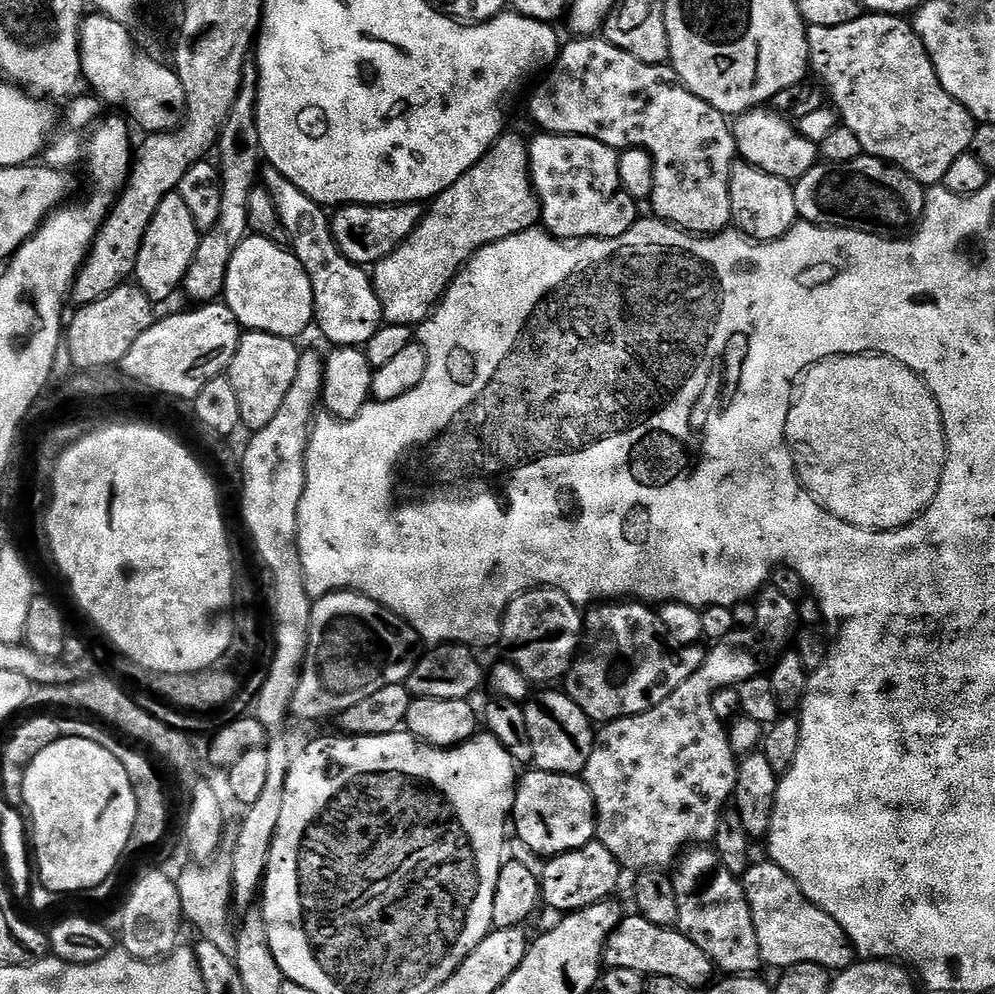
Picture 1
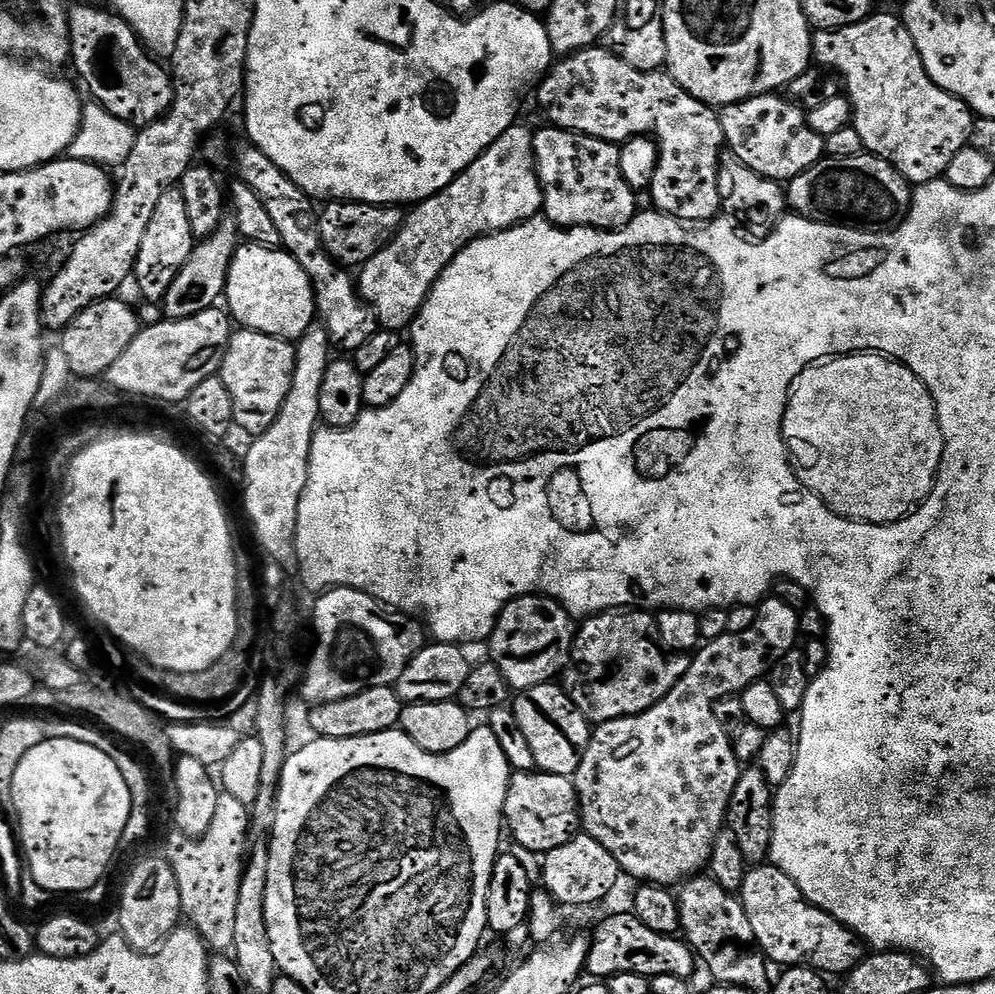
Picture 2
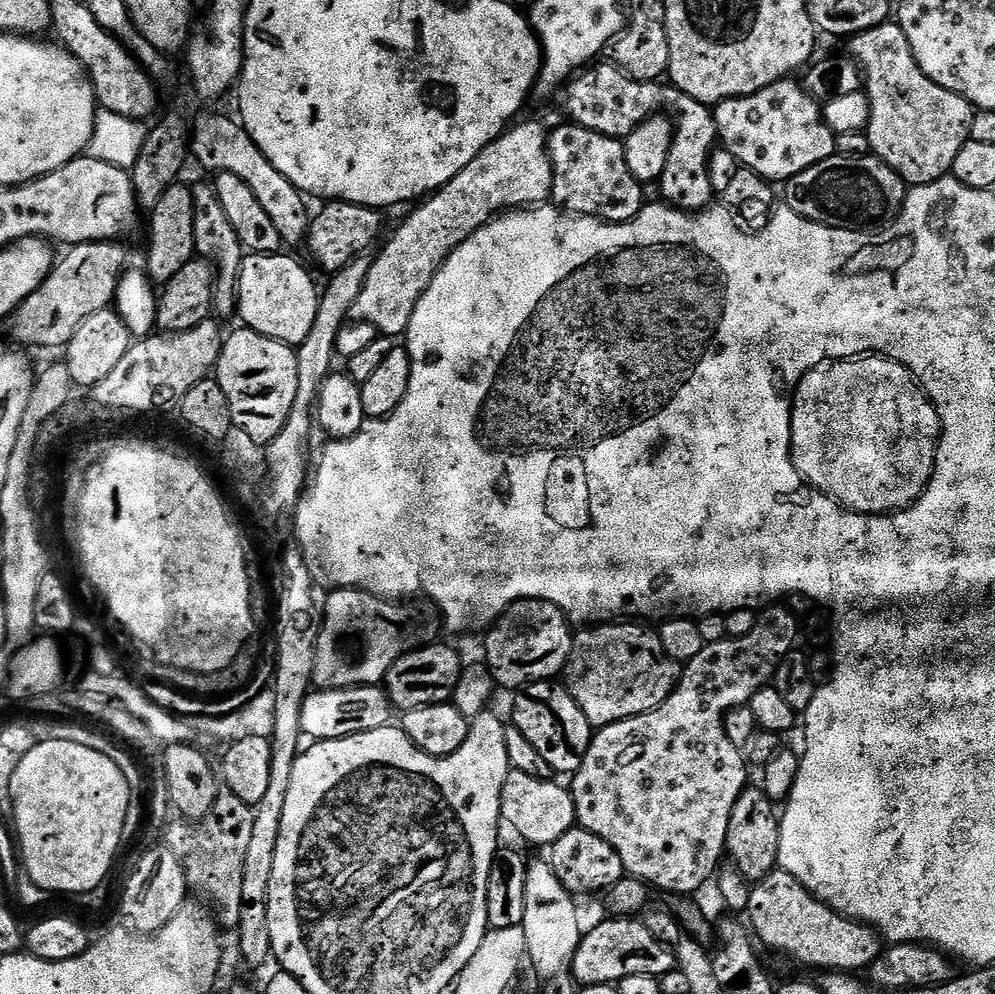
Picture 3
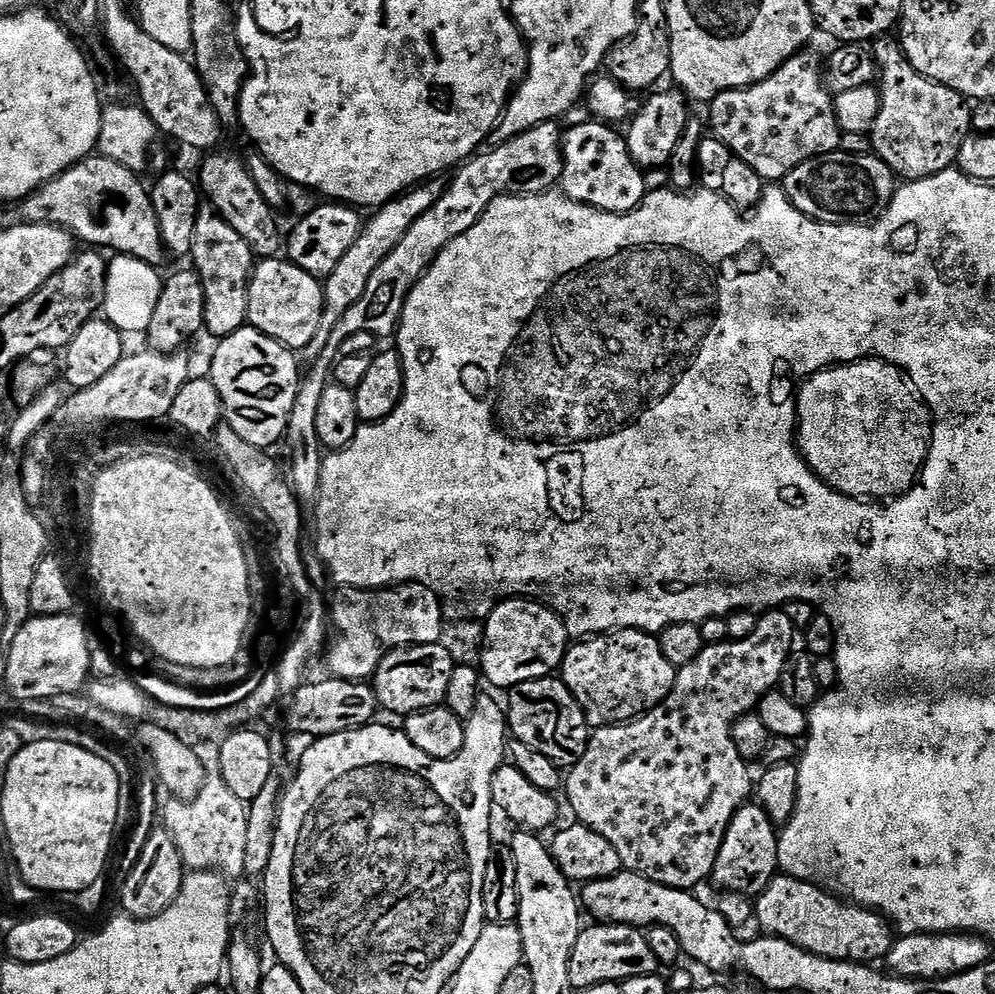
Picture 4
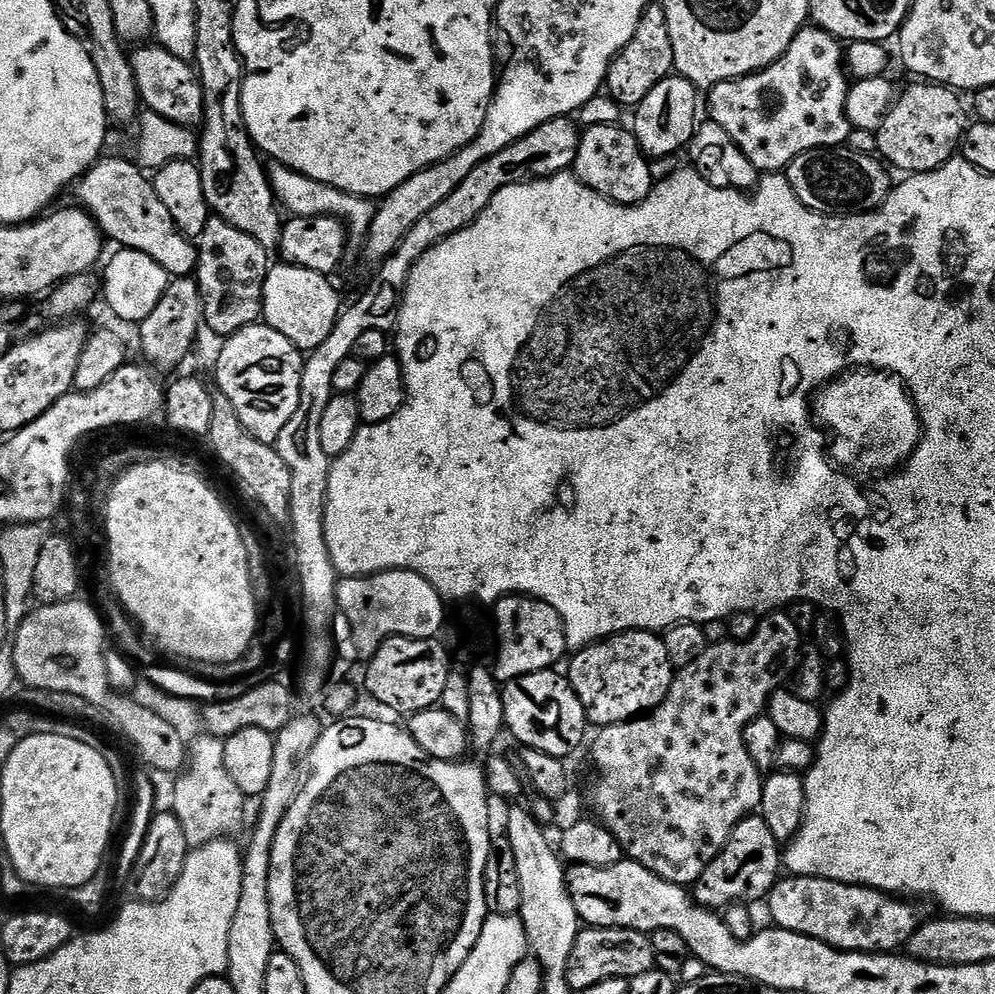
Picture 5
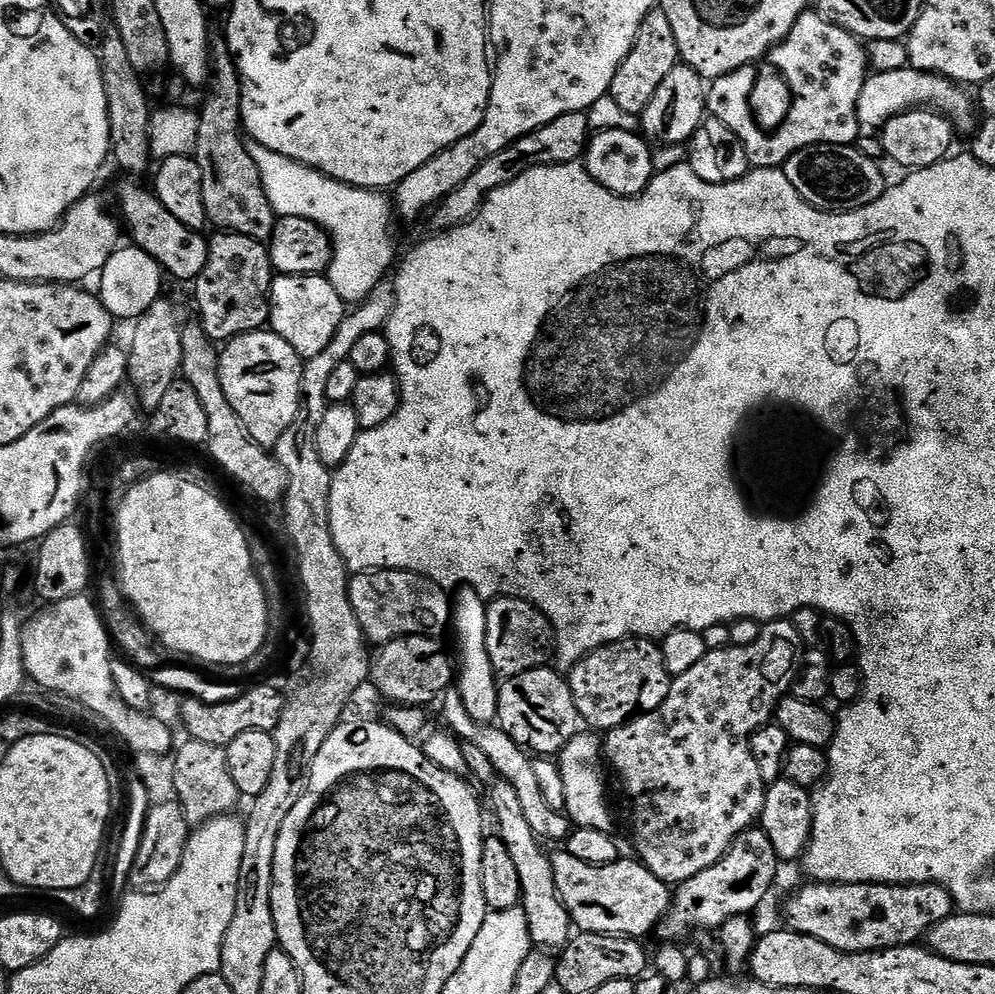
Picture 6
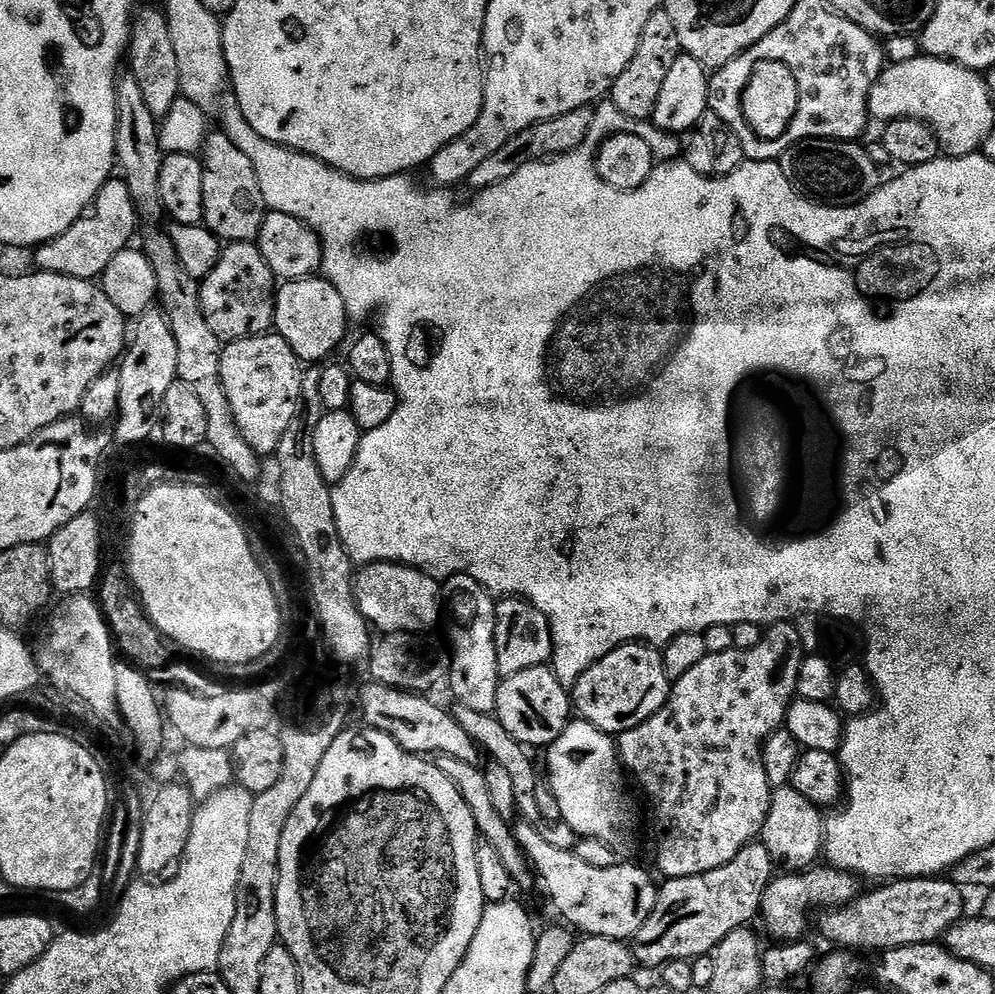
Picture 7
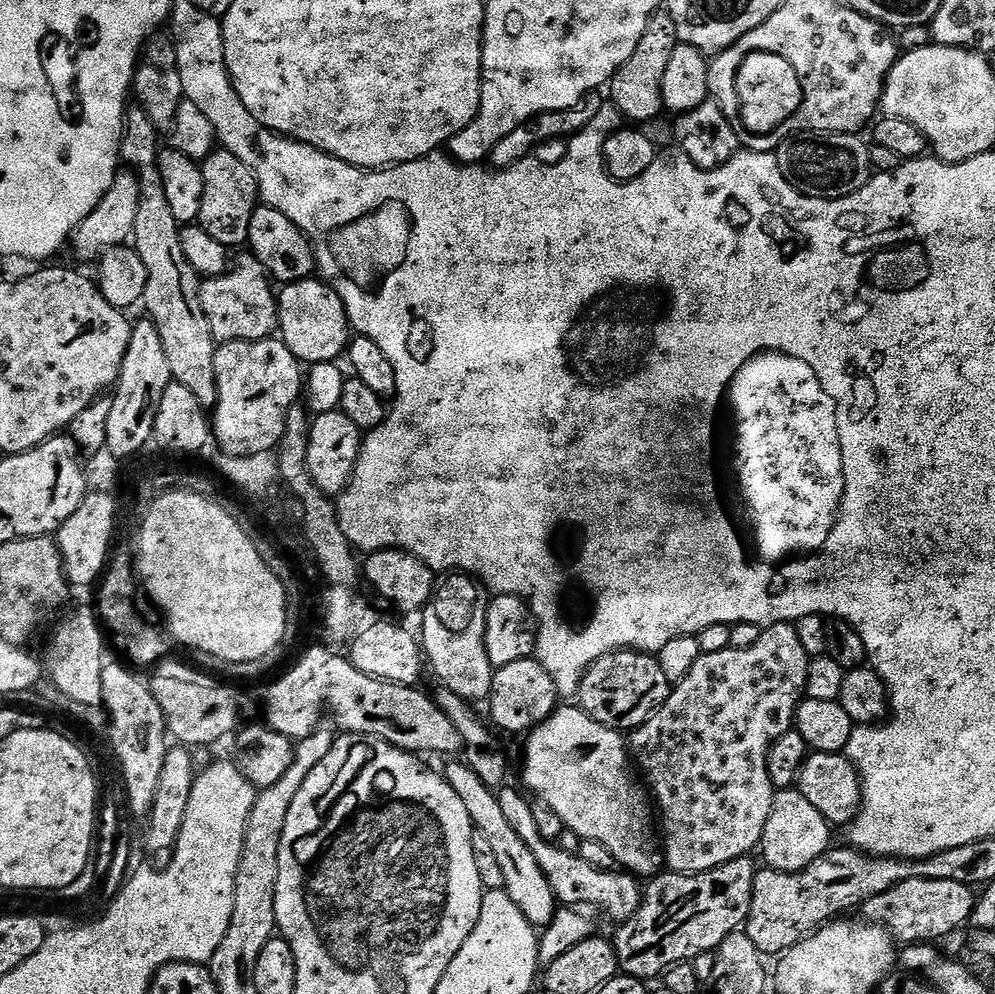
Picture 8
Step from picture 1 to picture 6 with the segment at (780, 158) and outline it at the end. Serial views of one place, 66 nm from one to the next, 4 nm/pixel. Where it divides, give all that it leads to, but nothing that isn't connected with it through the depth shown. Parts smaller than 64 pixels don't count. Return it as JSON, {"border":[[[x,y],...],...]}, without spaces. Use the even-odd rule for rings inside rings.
{"border":[[[816,10],[804,12],[798,18],[798,22],[794,22],[794,26],[790,30],[790,34],[780,44],[775,44],[768,51],[766,64],[770,67],[765,70],[764,76],[768,80],[772,80],[777,76],[784,84],[776,84],[772,88],[772,92],[768,92],[768,88],[764,84],[760,84],[756,88],[756,68],[749,66],[747,68],[739,68],[725,76],[719,76],[717,80],[711,81],[710,87],[706,92],[706,108],[711,116],[718,118],[718,122],[726,122],[726,126],[730,126],[730,130],[738,138],[738,142],[742,142],[742,146],[746,149],[746,158],[752,168],[779,168],[792,157],[798,150],[802,150],[806,146],[814,146],[815,144],[846,144],[855,145],[856,141],[862,135],[860,119],[858,118],[858,98],[862,94],[862,86],[868,81],[870,75],[870,65],[868,63],[868,53],[865,45],[859,36],[855,36],[853,32],[847,32],[845,28],[840,28],[837,24],[832,23],[827,16]]]}

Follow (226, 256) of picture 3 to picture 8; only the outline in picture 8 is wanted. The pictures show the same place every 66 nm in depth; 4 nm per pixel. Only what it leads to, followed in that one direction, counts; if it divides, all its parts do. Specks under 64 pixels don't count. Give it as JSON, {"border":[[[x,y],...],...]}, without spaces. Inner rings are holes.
{"border":[[[251,254],[240,256],[236,265],[229,267],[220,276],[209,276],[201,283],[200,297],[206,322],[220,344],[239,340],[266,340],[277,335],[280,327],[278,292],[268,271]]]}

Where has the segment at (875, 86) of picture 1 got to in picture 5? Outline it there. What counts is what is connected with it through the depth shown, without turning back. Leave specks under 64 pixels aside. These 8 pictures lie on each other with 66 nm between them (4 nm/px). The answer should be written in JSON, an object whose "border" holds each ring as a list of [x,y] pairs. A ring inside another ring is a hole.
{"border":[[[931,82],[912,83],[916,84],[895,97],[888,115],[880,121],[876,132],[879,155],[893,169],[901,168],[904,174],[933,172],[957,155],[969,120],[964,113],[964,104],[959,100],[961,97],[953,89]]]}

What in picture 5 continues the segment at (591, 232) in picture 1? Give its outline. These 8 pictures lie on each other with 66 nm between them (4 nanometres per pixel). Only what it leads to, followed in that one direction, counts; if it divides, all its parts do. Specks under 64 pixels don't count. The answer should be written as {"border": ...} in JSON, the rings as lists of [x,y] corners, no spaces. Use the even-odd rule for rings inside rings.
{"border":[[[594,124],[580,134],[580,145],[574,165],[575,176],[590,190],[616,204],[641,204],[652,192],[654,177],[649,157],[636,141],[635,132],[620,124]]]}

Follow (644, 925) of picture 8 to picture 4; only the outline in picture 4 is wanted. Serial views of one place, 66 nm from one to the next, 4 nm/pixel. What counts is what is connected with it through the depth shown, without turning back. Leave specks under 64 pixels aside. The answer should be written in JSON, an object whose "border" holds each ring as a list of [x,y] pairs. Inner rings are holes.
{"border":[[[759,802],[742,805],[734,814],[726,830],[726,838],[718,850],[714,870],[710,877],[724,892],[740,892],[749,898],[755,898],[778,875],[778,846],[780,837],[777,825],[772,823],[766,810]]]}

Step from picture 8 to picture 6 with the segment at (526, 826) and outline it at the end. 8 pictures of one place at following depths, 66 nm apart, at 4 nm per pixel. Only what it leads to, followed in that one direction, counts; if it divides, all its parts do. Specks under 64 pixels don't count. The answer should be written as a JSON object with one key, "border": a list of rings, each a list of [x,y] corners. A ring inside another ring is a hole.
{"border":[[[567,850],[552,852],[552,870],[554,872],[554,886],[560,895],[562,906],[568,912],[569,921],[577,924],[580,932],[593,932],[594,934],[606,934],[607,936],[626,936],[629,938],[644,938],[647,932],[651,933],[660,919],[665,916],[672,902],[672,892],[669,885],[660,880],[639,859],[621,858],[613,864],[606,866],[594,866],[574,858]]]}

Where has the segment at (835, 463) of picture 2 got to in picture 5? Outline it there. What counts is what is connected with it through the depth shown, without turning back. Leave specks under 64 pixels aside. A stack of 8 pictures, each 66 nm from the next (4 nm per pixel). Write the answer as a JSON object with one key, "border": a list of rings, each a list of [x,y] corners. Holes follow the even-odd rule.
{"border":[[[852,370],[825,384],[815,393],[814,416],[836,435],[832,442],[830,440],[831,459],[852,474],[888,474],[907,465],[922,435],[912,393],[904,387],[899,376],[879,370]]]}

